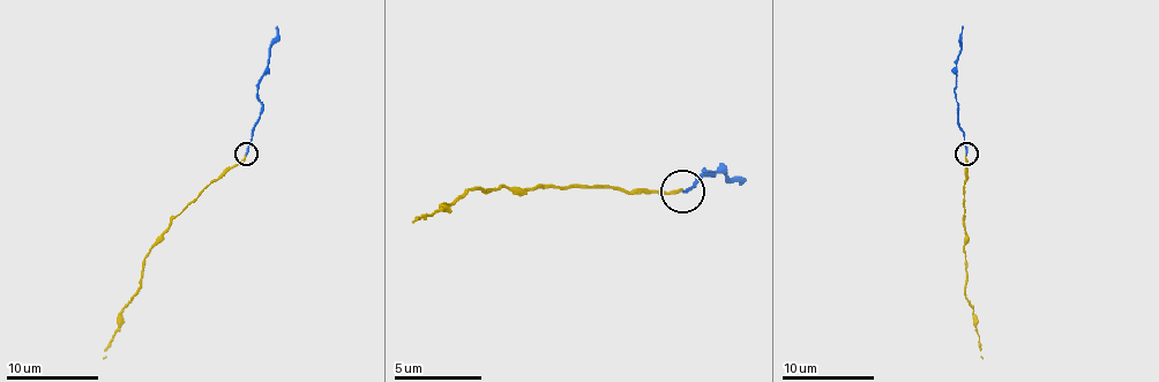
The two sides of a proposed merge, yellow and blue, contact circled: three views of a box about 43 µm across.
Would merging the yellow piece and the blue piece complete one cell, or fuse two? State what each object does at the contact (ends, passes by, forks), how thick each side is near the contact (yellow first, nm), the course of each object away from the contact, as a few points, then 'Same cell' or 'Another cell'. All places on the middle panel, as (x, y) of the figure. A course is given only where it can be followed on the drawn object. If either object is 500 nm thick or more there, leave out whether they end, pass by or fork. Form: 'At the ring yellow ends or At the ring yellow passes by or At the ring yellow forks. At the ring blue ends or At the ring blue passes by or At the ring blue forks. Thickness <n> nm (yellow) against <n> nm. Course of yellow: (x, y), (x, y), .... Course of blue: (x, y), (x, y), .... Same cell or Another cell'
At the ring yellow ends. At the ring blue ends. Thickness 140 nm (yellow) against 160 nm. Course of yellow: (683, 188), (479, 188), (449, 206), (413, 218), (413, 223). Course of blue: (683, 193), (705, 174), (713, 174), (705, 171), (723, 171), (740, 184). Same cell

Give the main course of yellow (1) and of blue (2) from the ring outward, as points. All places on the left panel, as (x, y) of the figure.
1: (246, 155), (171, 221), (146, 257), (139, 292), (122, 311), (122, 324), (104, 350), (104, 359)
2: (246, 155), (251, 132), (262, 106), (258, 81), (267, 67), (276, 25)

